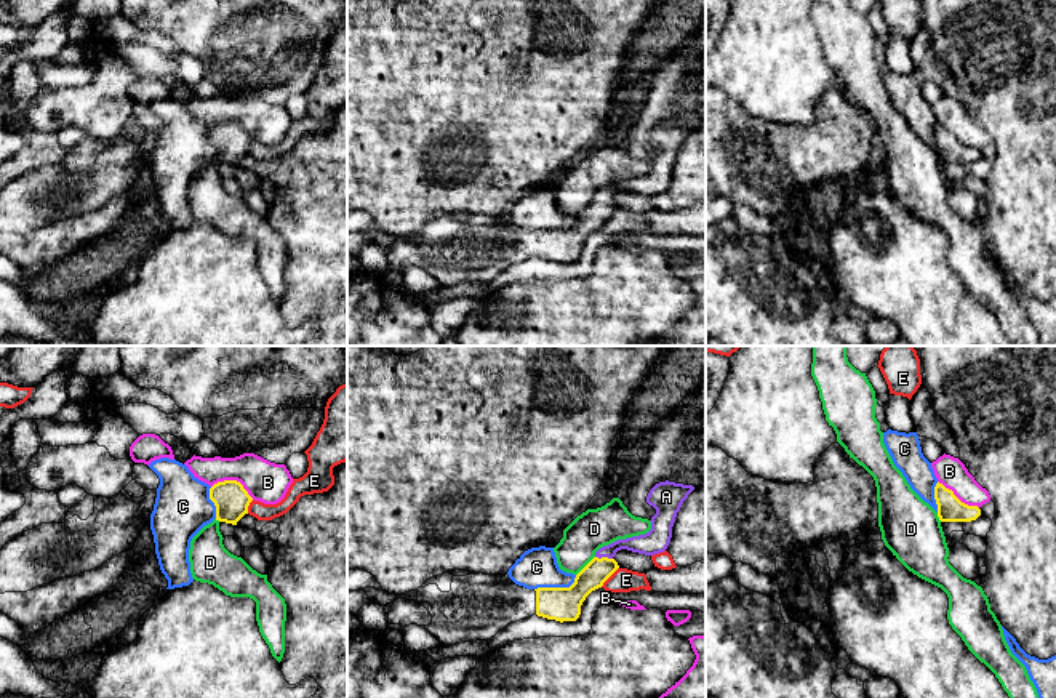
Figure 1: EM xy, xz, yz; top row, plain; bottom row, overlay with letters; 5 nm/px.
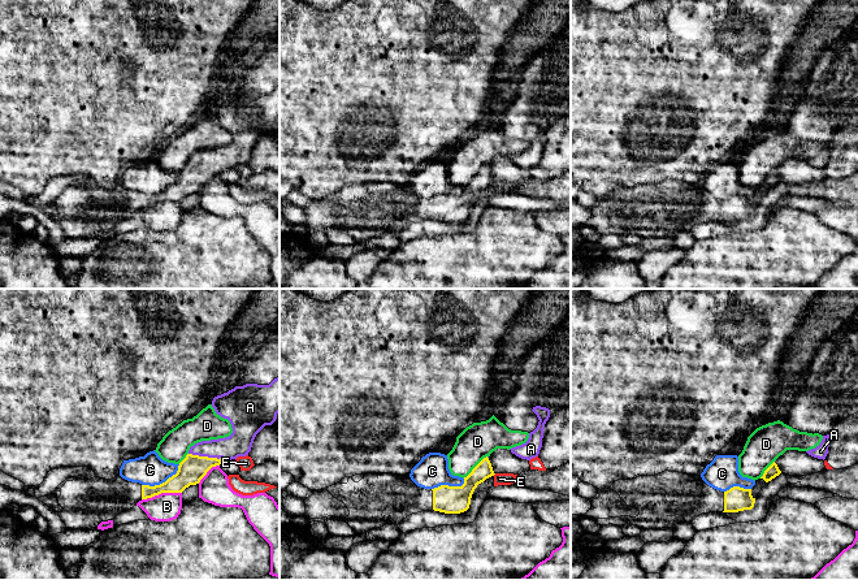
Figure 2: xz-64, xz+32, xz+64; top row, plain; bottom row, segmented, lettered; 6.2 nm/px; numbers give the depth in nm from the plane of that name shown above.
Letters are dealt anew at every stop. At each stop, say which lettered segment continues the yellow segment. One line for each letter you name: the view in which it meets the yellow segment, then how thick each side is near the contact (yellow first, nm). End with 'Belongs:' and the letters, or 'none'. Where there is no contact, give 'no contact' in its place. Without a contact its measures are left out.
A: contact in xz; calibres 130 and 120 nm
Belongs: A

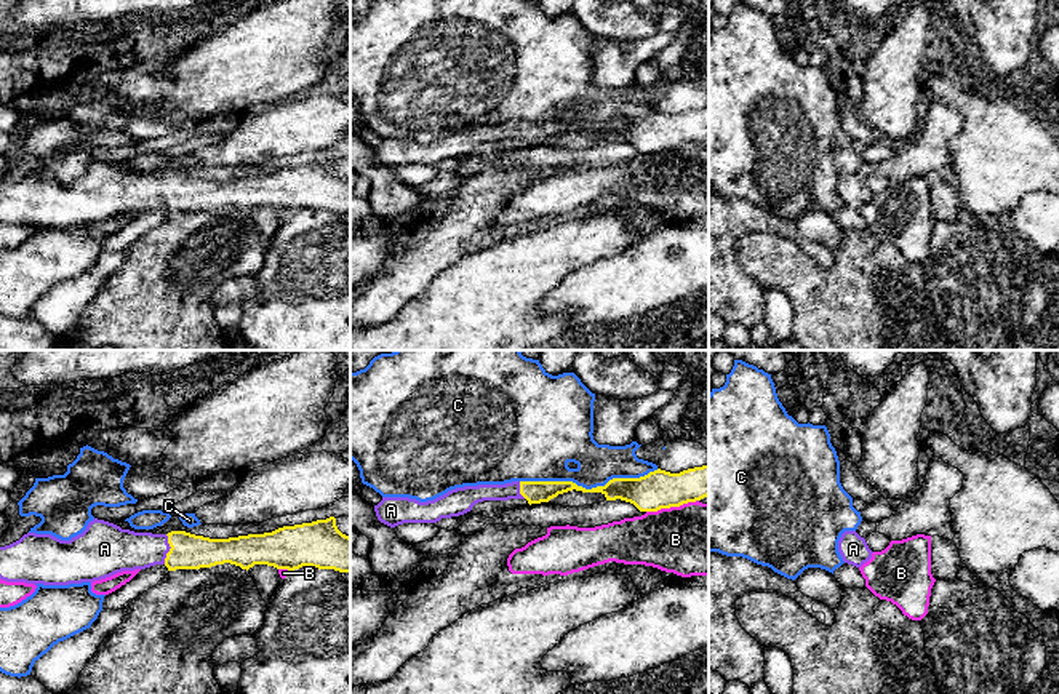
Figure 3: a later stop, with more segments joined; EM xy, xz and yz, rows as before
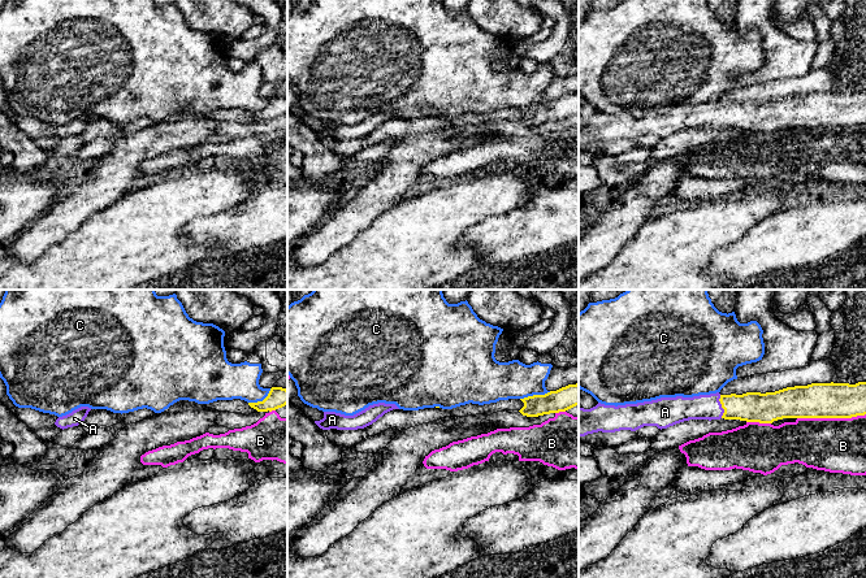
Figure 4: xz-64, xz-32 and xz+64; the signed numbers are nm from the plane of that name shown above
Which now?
A: contact in xy; calibres 180 and 200 nm
Belongs: A

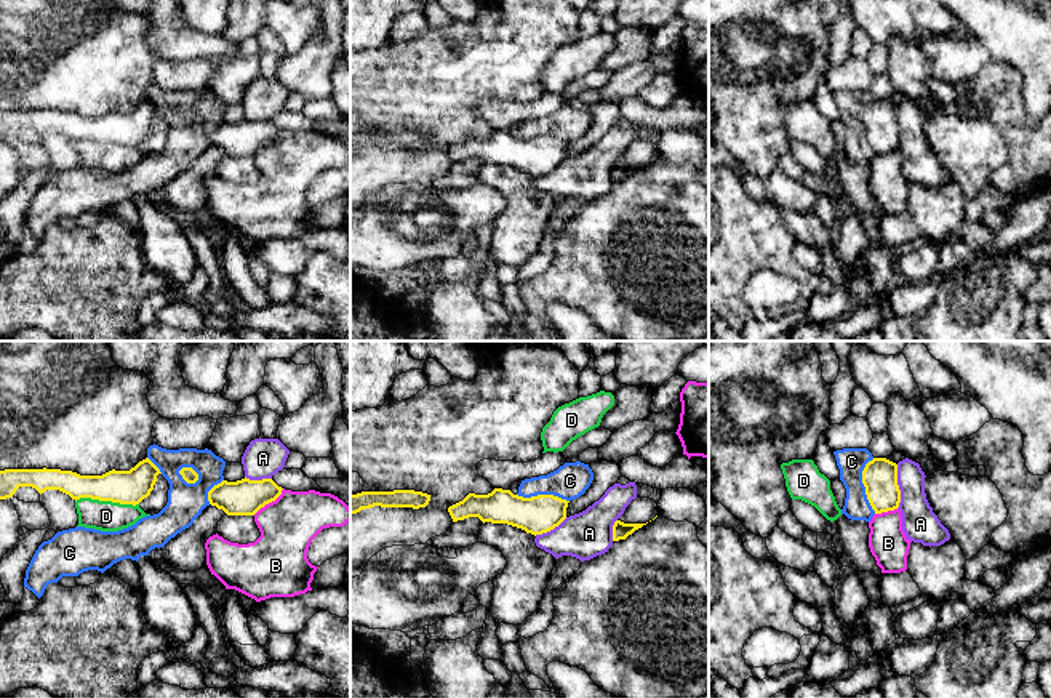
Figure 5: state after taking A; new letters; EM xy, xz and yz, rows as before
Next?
Belongs: none

